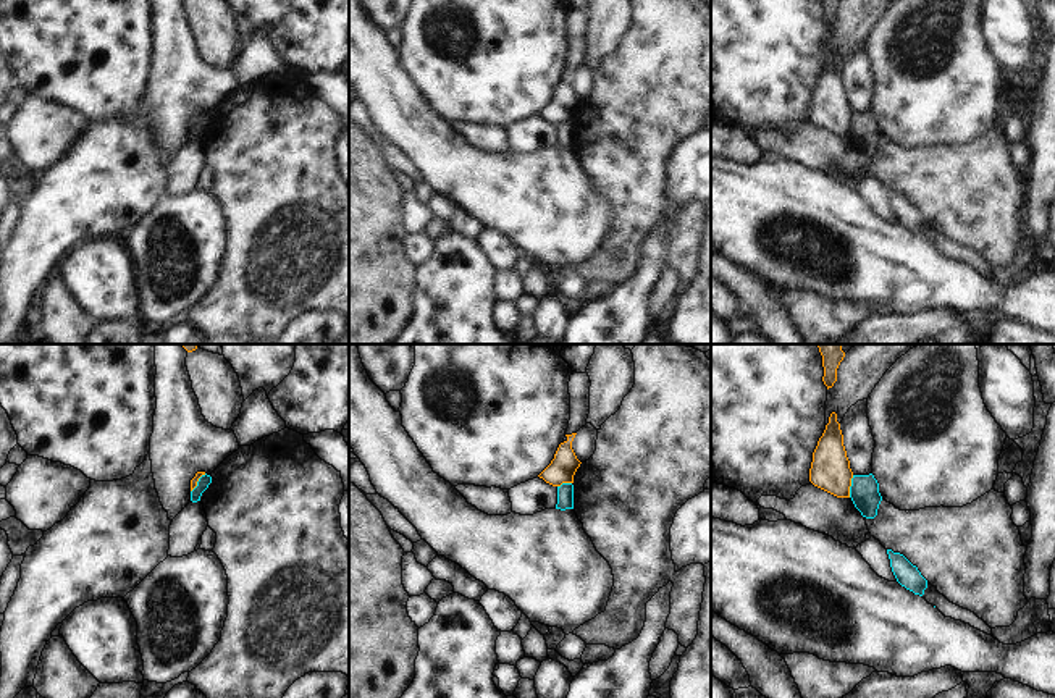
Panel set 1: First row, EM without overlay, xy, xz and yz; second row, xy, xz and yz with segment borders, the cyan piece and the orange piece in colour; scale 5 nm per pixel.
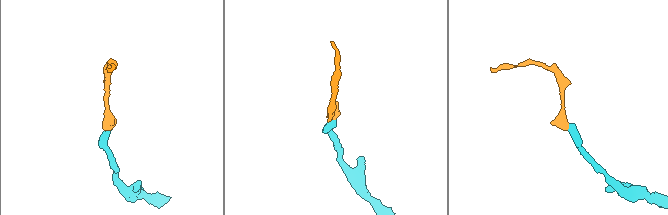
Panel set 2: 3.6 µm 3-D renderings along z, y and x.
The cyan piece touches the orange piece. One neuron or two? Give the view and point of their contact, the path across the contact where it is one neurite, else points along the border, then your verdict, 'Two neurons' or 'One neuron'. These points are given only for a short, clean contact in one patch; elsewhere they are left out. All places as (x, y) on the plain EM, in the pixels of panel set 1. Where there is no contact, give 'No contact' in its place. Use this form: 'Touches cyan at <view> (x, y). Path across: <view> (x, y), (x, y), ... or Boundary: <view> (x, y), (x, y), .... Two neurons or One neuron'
Touches cyan at yz (850, 125). Boundary: yz (853, 113), (849, 134). Two neurons.

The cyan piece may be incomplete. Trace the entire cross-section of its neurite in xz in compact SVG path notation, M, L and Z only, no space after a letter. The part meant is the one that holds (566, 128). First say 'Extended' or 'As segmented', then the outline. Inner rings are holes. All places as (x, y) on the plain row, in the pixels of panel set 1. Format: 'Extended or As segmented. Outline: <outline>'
As segmented. Outline: M562 121L557 124L557 142L556 147L565 149L574 147L574 123Z

